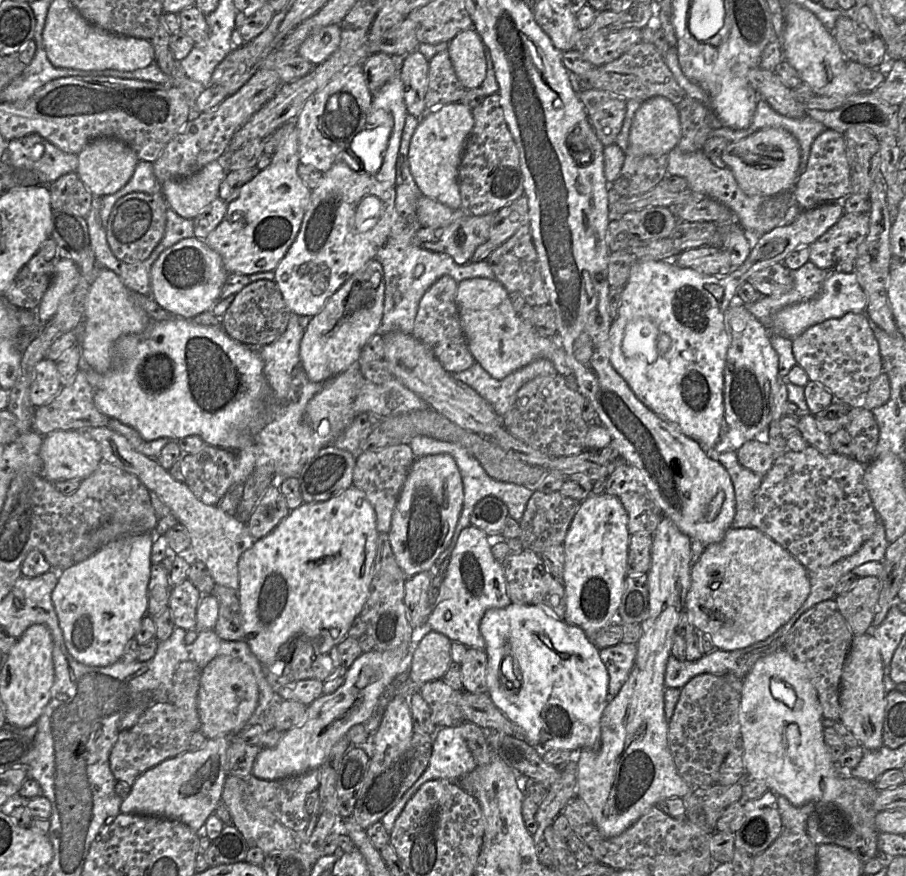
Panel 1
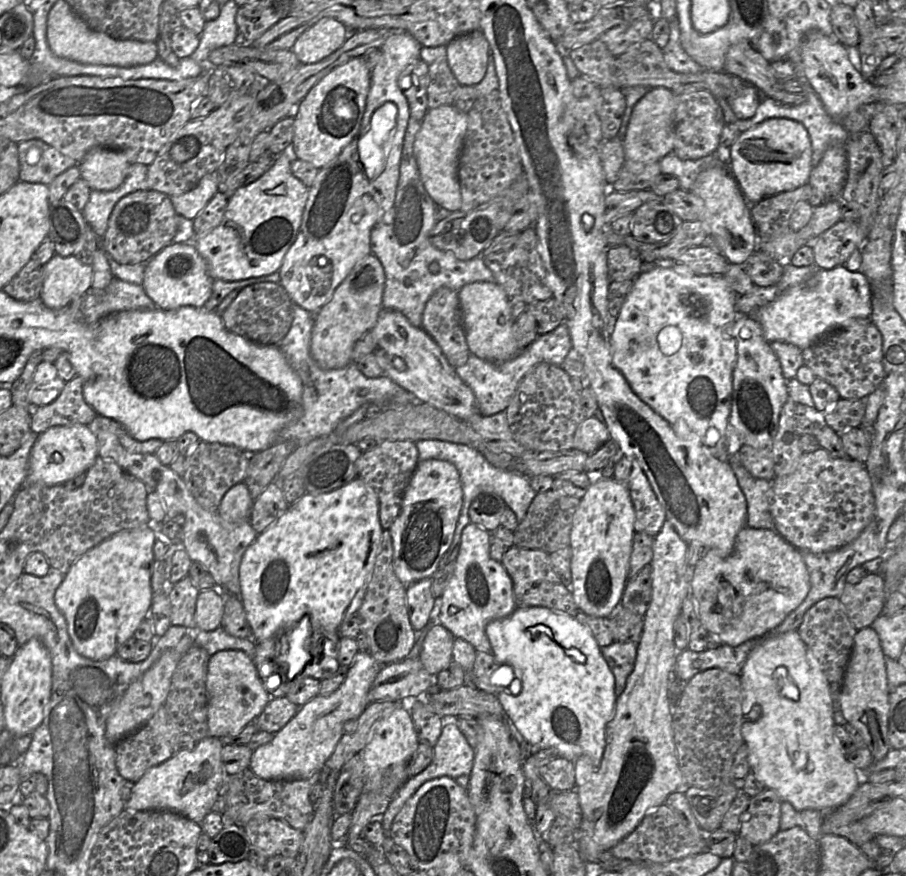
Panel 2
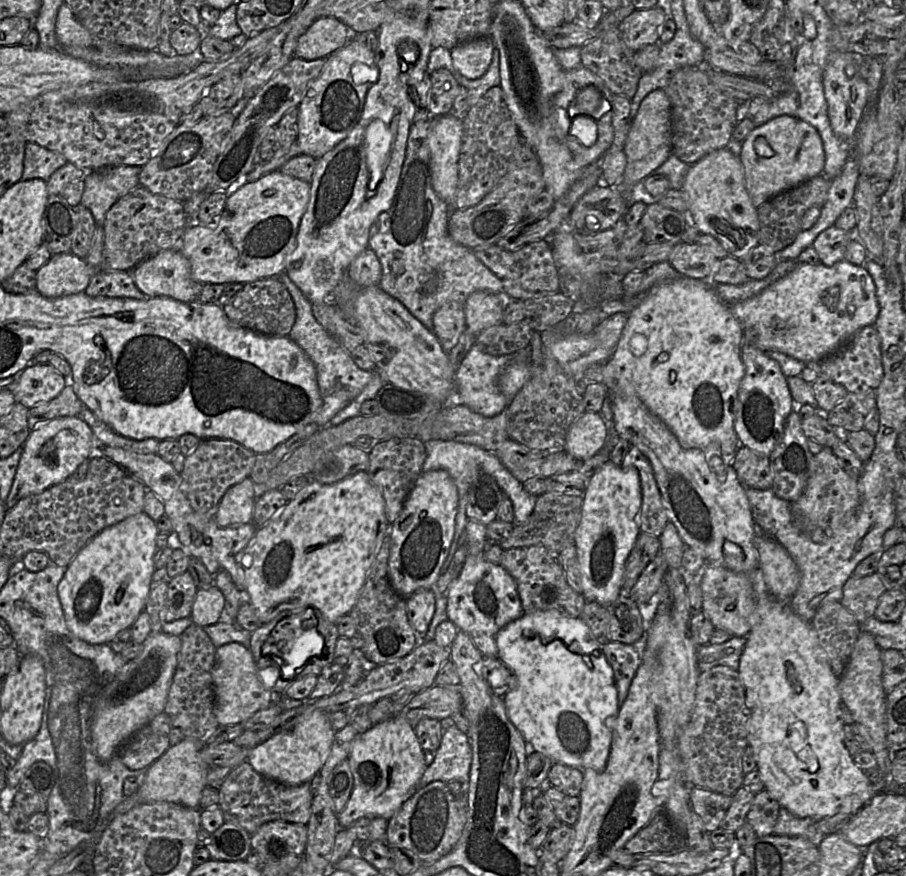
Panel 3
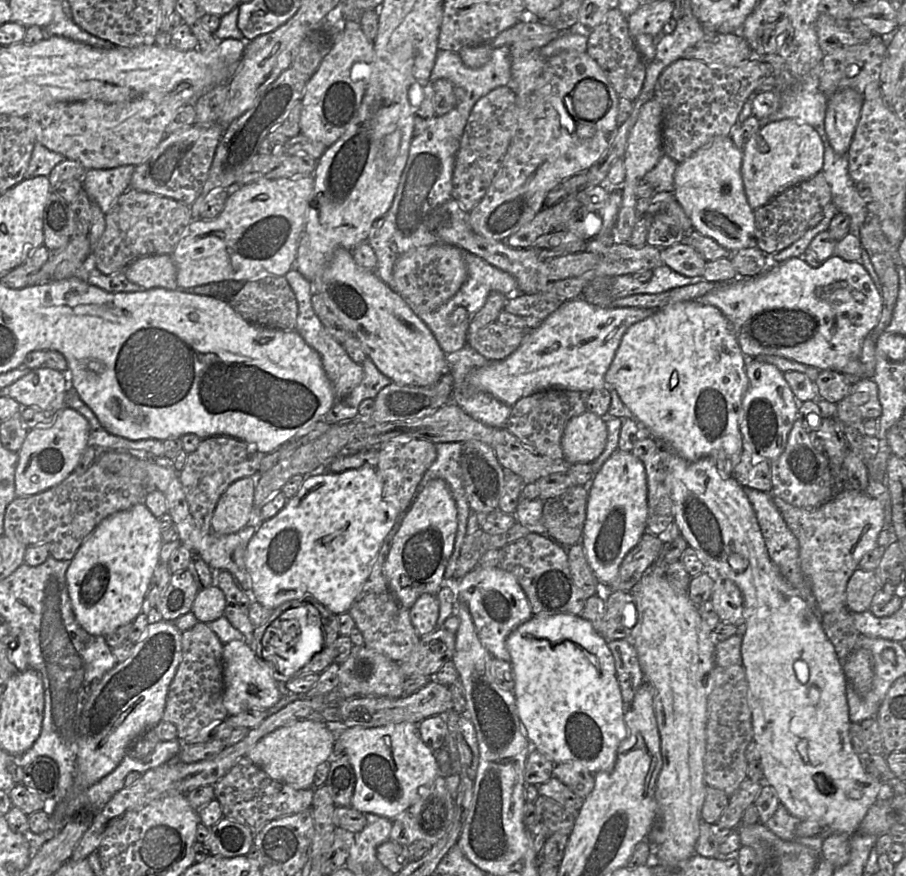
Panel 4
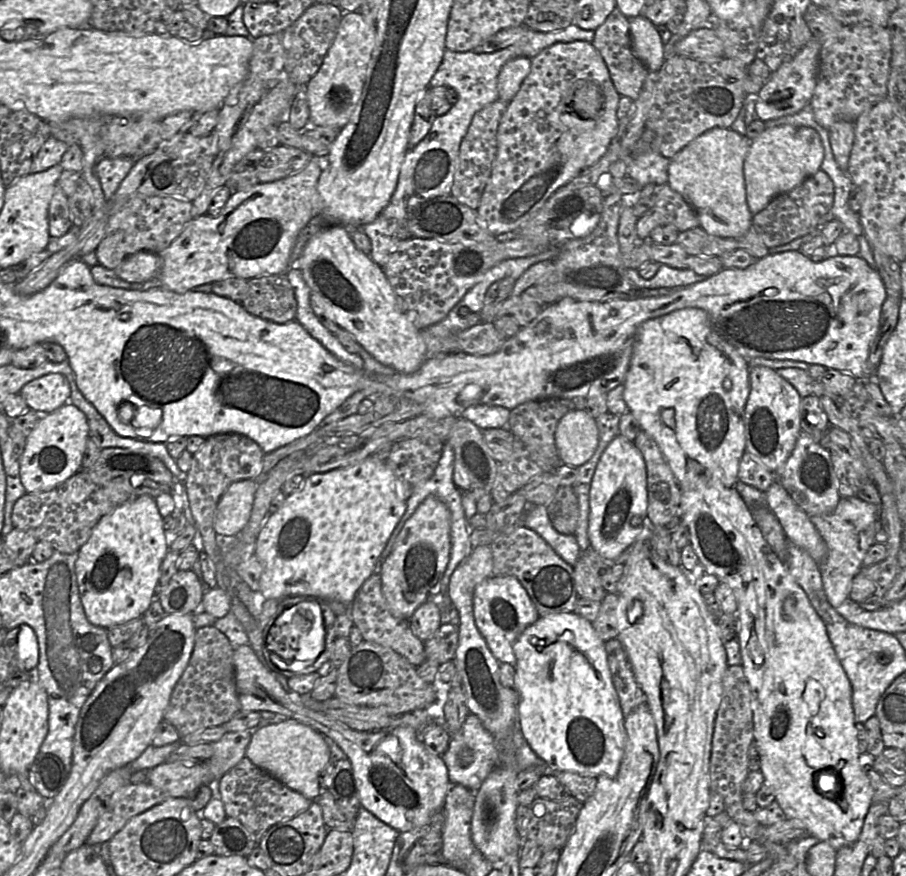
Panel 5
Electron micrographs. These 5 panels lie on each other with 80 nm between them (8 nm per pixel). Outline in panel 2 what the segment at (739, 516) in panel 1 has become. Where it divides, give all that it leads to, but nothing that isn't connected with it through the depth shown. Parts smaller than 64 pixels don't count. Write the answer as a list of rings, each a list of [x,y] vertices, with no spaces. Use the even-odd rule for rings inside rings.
[[[737,455],[728,462],[747,502],[746,526],[754,529],[775,530],[771,514],[771,481],[753,477],[738,461]]]

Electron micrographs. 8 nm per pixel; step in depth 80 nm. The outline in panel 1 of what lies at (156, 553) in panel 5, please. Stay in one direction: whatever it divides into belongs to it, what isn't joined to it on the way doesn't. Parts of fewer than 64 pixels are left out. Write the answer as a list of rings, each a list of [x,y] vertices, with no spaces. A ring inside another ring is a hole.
[[[156,533],[118,538],[88,558],[59,571],[51,599],[65,645],[81,664],[105,667],[121,660],[126,644],[137,634],[148,612],[151,550]]]

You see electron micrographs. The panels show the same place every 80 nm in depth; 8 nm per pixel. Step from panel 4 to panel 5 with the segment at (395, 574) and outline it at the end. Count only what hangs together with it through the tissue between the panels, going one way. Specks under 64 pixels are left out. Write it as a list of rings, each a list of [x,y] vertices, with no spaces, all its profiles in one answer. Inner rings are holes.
[[[428,496],[406,521],[397,536],[392,551],[382,565],[382,592],[394,616],[409,620],[423,603],[432,601],[442,592],[442,577],[451,551],[451,514],[447,506],[435,496]]]

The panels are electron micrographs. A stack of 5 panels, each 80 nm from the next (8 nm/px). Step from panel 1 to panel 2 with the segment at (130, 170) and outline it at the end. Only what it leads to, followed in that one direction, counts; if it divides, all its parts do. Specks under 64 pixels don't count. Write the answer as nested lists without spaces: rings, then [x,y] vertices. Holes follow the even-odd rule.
[[[97,147],[91,149],[78,163],[81,179],[85,180],[91,190],[113,191],[125,180],[131,163],[126,156],[114,149]]]

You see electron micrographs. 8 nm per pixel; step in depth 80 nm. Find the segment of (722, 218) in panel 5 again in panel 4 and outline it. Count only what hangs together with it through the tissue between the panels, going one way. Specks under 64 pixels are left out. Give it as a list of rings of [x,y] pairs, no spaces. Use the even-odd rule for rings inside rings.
[[[718,136],[678,163],[674,174],[674,196],[692,222],[693,230],[736,252],[755,241],[754,210],[745,194],[741,174],[743,152],[729,136]]]

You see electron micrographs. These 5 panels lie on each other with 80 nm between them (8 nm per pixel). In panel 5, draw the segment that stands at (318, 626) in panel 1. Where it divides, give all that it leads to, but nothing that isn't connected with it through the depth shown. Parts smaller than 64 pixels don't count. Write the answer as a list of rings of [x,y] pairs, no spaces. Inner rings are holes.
[[[371,456],[353,466],[307,475],[301,488],[289,495],[281,508],[268,517],[257,537],[255,553],[263,566],[260,578],[260,592],[266,600],[303,595],[314,597],[318,602],[341,603],[350,606],[363,583],[373,573],[392,532],[405,513],[406,507],[407,500],[401,498],[401,492],[397,492],[397,480],[391,469],[385,461],[374,459]]]

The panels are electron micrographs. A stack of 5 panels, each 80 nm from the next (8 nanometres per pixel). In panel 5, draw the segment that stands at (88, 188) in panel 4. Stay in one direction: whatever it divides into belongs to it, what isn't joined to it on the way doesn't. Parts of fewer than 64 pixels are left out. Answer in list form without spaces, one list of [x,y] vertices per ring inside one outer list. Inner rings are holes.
[[[132,157],[102,158],[95,166],[105,201],[116,192],[135,163]]]

